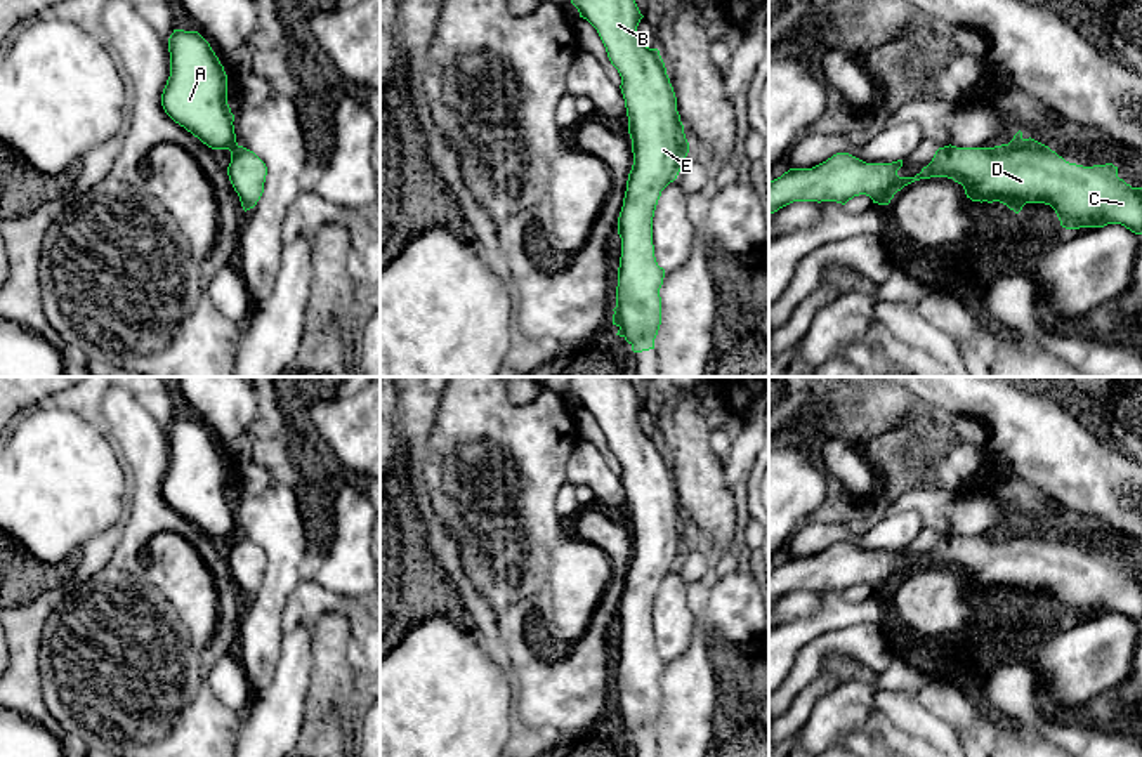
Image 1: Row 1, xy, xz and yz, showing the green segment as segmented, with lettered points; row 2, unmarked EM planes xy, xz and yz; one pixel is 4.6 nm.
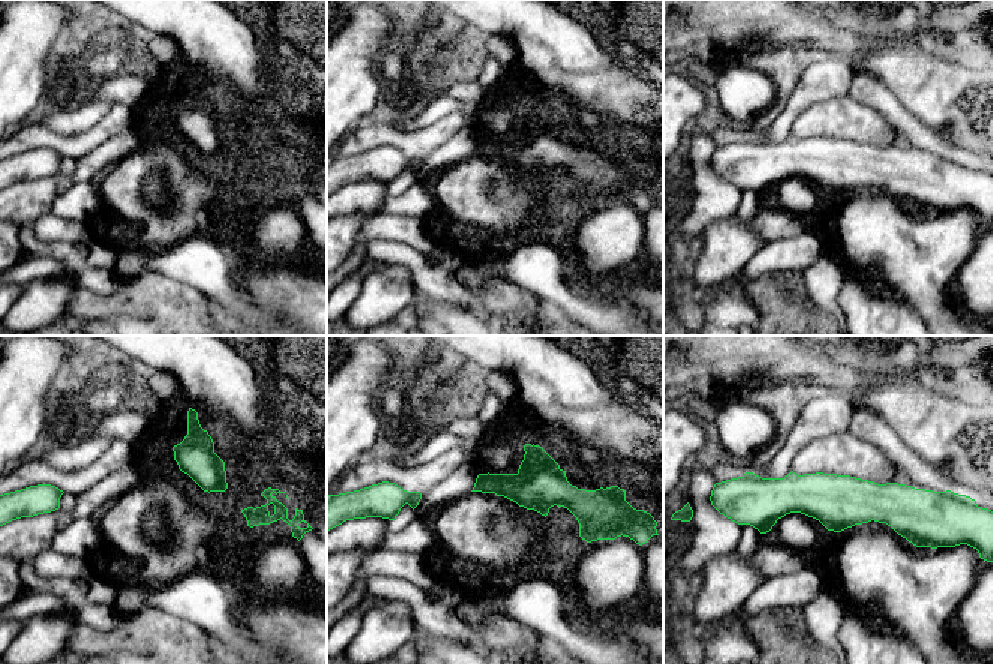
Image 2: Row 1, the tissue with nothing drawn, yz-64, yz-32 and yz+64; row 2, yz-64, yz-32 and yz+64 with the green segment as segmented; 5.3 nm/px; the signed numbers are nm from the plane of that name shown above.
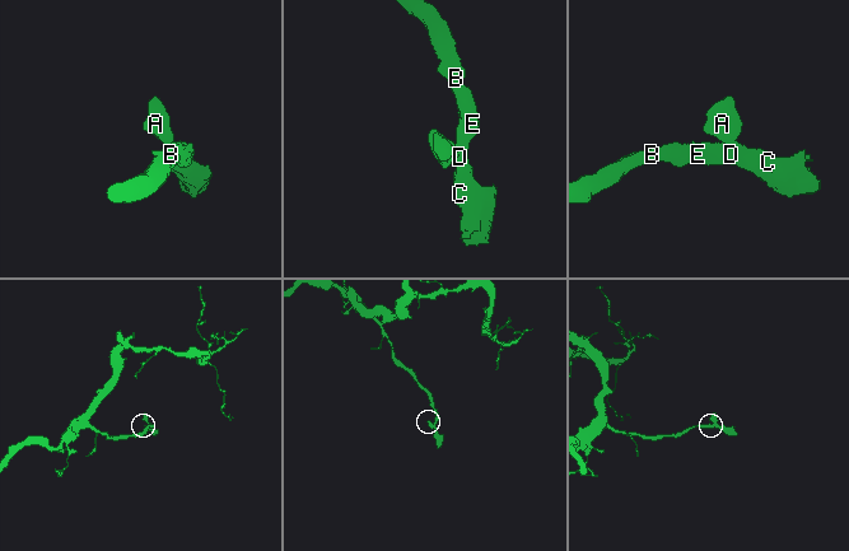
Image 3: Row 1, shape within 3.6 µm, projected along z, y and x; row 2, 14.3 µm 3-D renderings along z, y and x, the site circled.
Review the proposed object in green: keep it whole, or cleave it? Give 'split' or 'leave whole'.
leave whole

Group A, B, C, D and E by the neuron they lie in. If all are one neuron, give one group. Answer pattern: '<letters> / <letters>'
A B C D E

